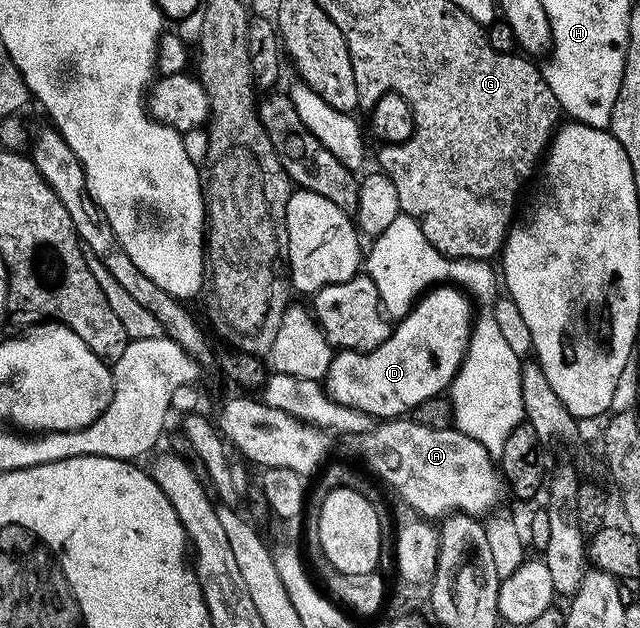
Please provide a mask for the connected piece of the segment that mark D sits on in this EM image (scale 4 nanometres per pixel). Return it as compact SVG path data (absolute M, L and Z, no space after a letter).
M443 283L424 292L409 312L392 328L389 339L368 353L345 349L334 354L325 378L327 396L345 407L360 409L373 419L399 419L410 414L419 403L438 397L450 386L467 354L473 324L473 301L464 290Z

